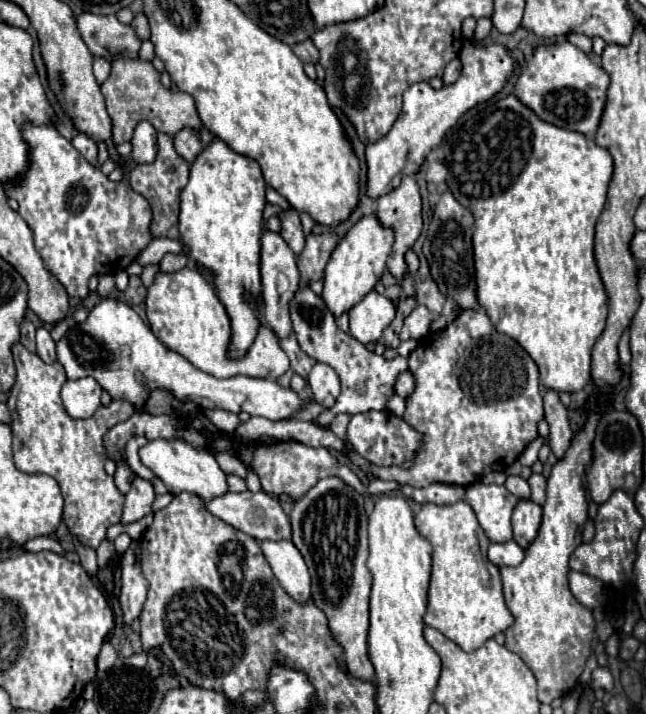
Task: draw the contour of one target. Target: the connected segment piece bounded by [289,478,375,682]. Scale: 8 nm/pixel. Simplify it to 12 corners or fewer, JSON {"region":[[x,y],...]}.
{"region":[[323,478],[295,502],[293,544],[349,672],[367,656],[363,496]]}

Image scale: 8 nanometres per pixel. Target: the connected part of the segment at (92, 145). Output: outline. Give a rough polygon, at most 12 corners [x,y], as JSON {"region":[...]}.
{"region":[[87,134],[73,138],[73,146],[83,158],[99,166],[97,142]]}

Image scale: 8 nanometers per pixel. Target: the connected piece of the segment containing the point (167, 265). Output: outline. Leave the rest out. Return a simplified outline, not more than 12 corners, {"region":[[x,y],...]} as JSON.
{"region":[[165,254],[159,272],[171,274],[187,266],[185,254]]}

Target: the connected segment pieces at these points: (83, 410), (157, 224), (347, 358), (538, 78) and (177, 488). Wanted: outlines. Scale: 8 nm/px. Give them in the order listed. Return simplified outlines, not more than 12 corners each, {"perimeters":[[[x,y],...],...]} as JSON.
{"perimeters":[[[93,376],[67,380],[61,390],[73,418],[91,418],[101,404]],[[157,134],[157,158],[129,184],[153,208],[151,234],[179,238],[179,194],[189,162],[173,136]],[[301,286],[289,302],[301,348],[341,378],[333,414],[385,410],[407,358],[385,360]],[[567,40],[539,46],[515,96],[595,138],[607,72]],[[153,440],[139,450],[169,492],[205,500],[229,492],[209,452],[185,440]]]}

